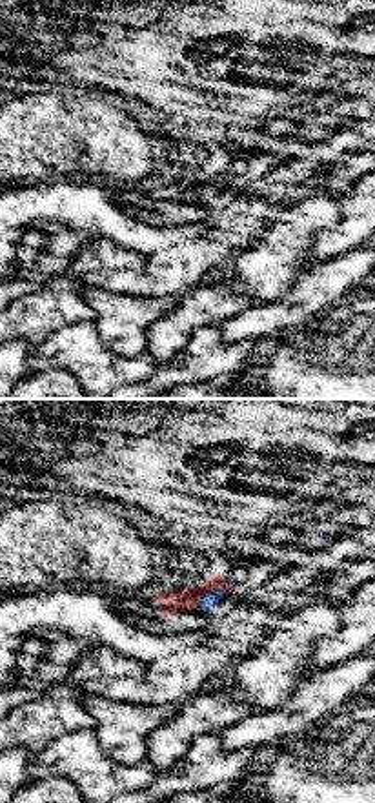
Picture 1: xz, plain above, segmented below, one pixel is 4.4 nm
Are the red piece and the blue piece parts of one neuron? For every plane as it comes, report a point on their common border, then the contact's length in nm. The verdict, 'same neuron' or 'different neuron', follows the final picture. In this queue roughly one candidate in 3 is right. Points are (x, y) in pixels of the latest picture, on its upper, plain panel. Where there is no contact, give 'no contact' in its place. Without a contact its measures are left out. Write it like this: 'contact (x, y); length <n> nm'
contact (206, 182); length 180 nm

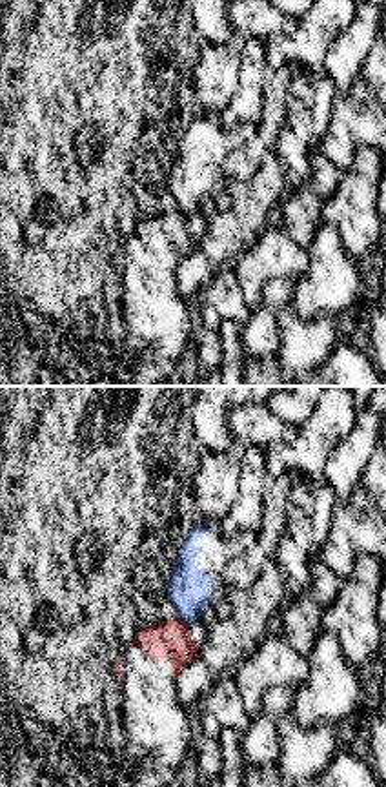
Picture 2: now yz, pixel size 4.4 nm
contact (181, 212); length 80 nm

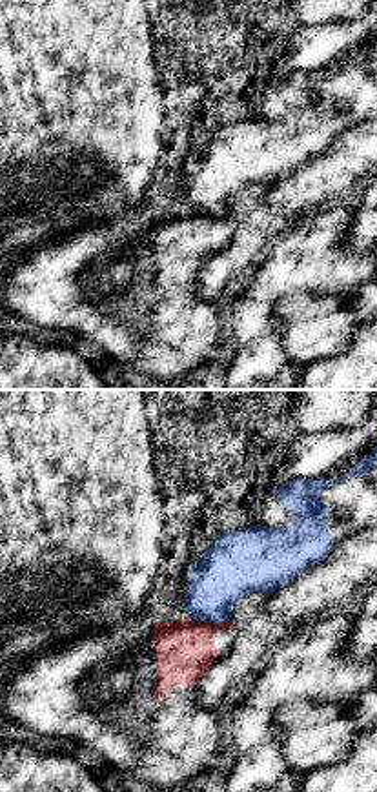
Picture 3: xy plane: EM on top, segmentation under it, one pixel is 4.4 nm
contact (210, 215); length 180 nm

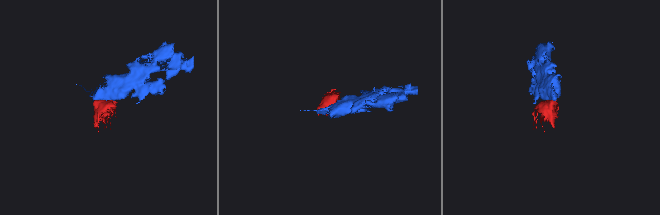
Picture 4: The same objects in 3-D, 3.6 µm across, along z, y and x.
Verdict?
different neuron

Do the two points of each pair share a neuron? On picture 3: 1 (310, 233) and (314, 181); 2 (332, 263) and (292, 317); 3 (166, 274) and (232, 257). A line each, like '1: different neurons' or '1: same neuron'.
1: different neurons
2: different neurons
3: different neurons

